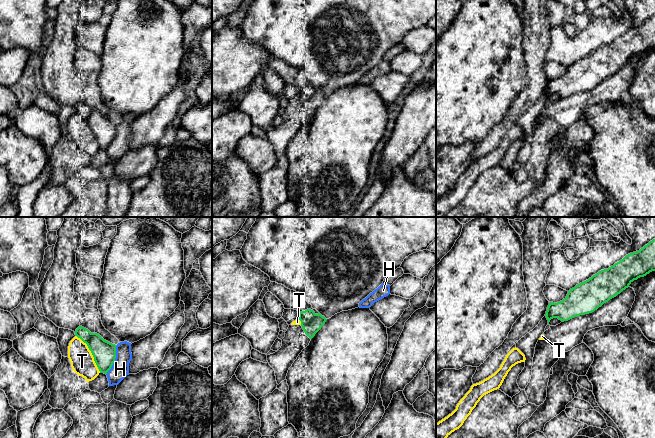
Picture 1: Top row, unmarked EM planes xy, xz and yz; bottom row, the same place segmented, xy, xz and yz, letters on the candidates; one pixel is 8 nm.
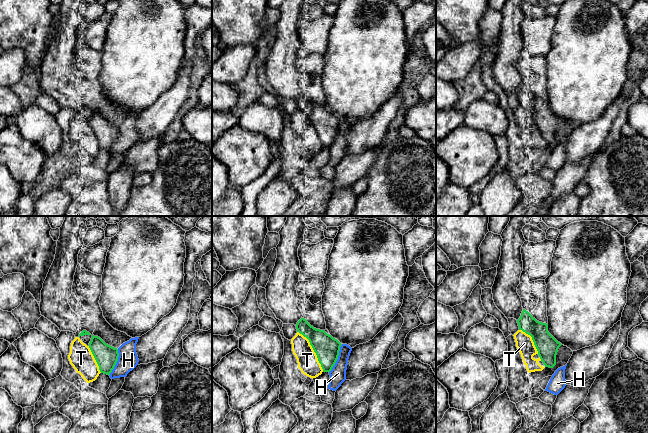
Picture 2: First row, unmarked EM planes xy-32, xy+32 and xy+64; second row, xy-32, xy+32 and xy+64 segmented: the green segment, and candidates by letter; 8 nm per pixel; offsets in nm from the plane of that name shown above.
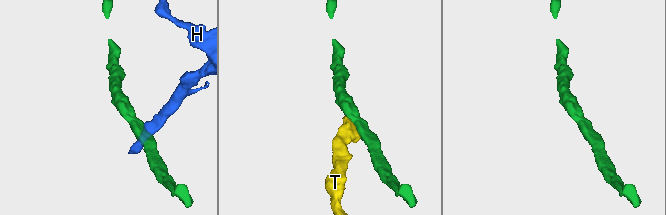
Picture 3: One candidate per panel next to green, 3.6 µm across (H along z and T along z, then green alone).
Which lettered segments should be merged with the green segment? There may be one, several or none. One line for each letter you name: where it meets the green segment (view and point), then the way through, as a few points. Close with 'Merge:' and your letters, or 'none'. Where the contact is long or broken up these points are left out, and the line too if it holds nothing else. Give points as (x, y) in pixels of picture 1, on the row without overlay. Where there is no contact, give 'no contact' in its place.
Merge: none

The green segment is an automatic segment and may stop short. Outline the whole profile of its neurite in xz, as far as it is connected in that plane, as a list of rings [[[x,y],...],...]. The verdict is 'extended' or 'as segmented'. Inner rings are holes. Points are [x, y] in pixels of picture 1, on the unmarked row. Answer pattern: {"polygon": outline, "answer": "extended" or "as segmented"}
{"polygon": [[[307,85],[299,89],[299,96],[305,110],[312,115],[315,110],[325,100],[326,94],[320,89],[316,90],[313,86]]], "answer": "as segmented"}

